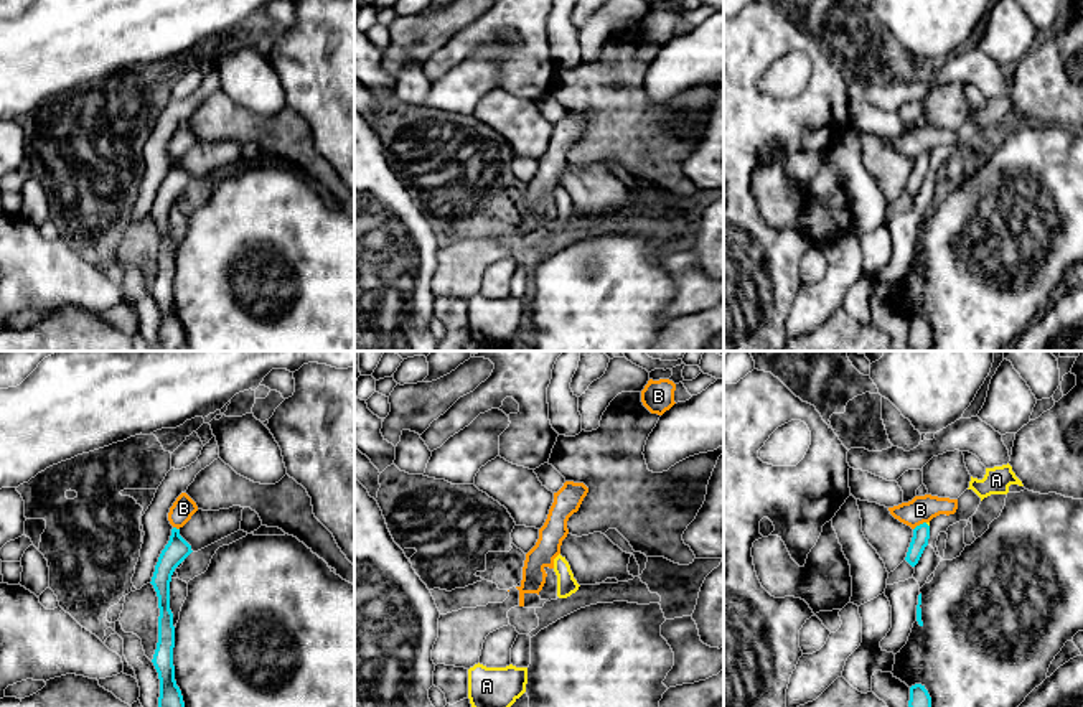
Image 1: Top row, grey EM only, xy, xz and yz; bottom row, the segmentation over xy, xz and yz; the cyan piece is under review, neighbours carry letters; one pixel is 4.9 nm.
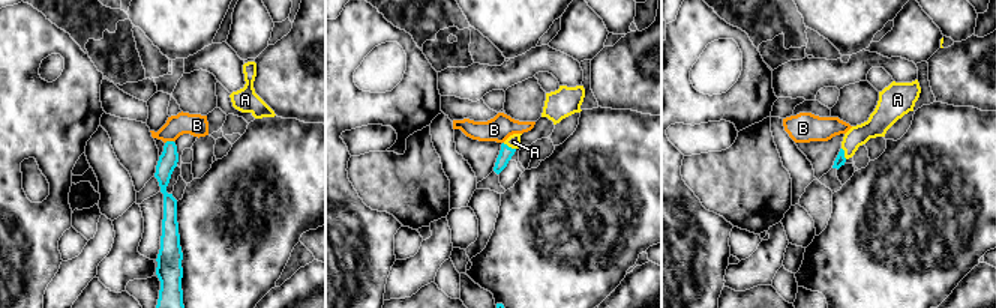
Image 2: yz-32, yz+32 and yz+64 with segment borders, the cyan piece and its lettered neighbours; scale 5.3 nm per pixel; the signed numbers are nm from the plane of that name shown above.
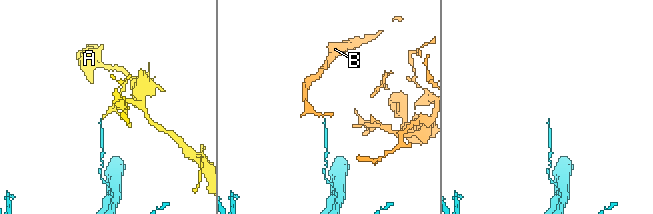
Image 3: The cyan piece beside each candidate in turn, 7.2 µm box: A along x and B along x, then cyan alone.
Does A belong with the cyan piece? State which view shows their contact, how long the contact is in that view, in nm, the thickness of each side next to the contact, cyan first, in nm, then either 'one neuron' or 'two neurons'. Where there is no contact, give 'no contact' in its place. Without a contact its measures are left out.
yz | 30 nm | 80/20 nm | one neuron

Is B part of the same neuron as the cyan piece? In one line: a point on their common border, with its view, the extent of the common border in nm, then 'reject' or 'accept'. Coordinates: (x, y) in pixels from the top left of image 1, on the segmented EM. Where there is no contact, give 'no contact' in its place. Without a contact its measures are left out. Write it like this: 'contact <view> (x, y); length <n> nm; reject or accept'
contact yz (920, 524); length 80 nm; reject

